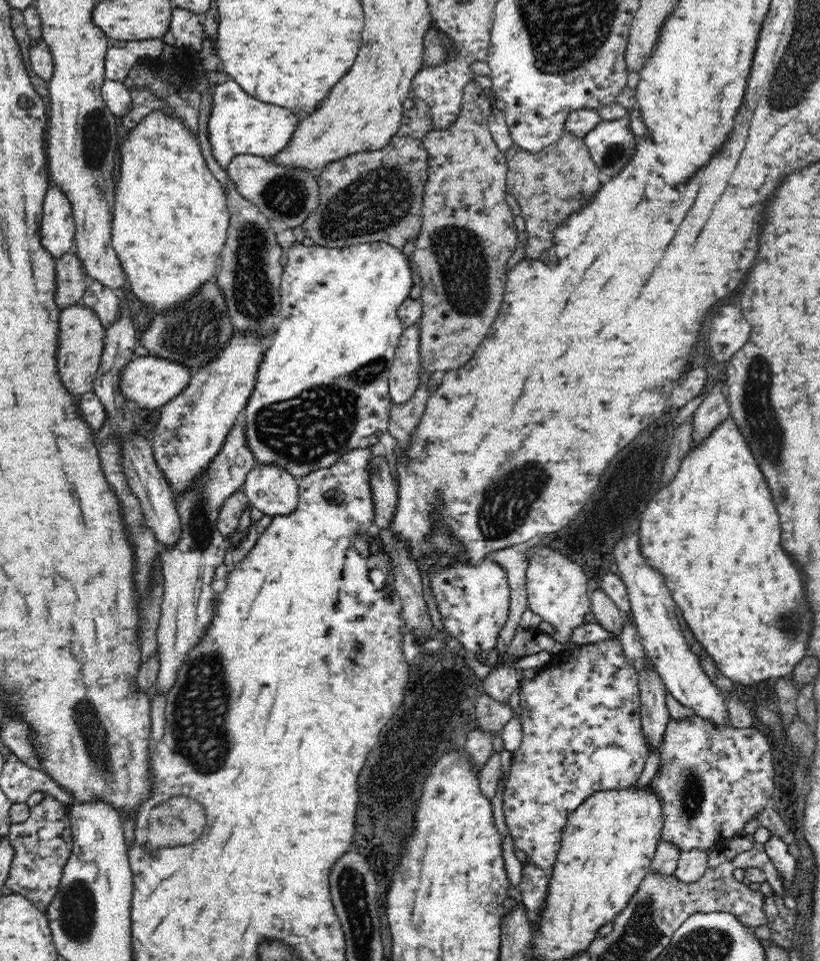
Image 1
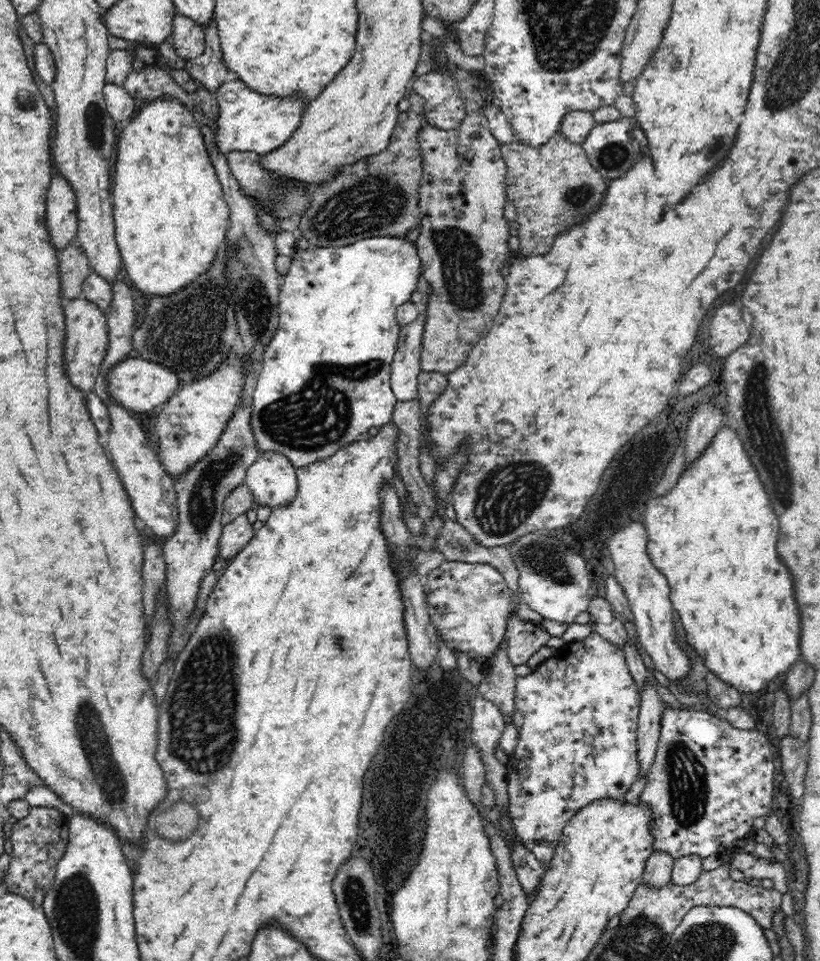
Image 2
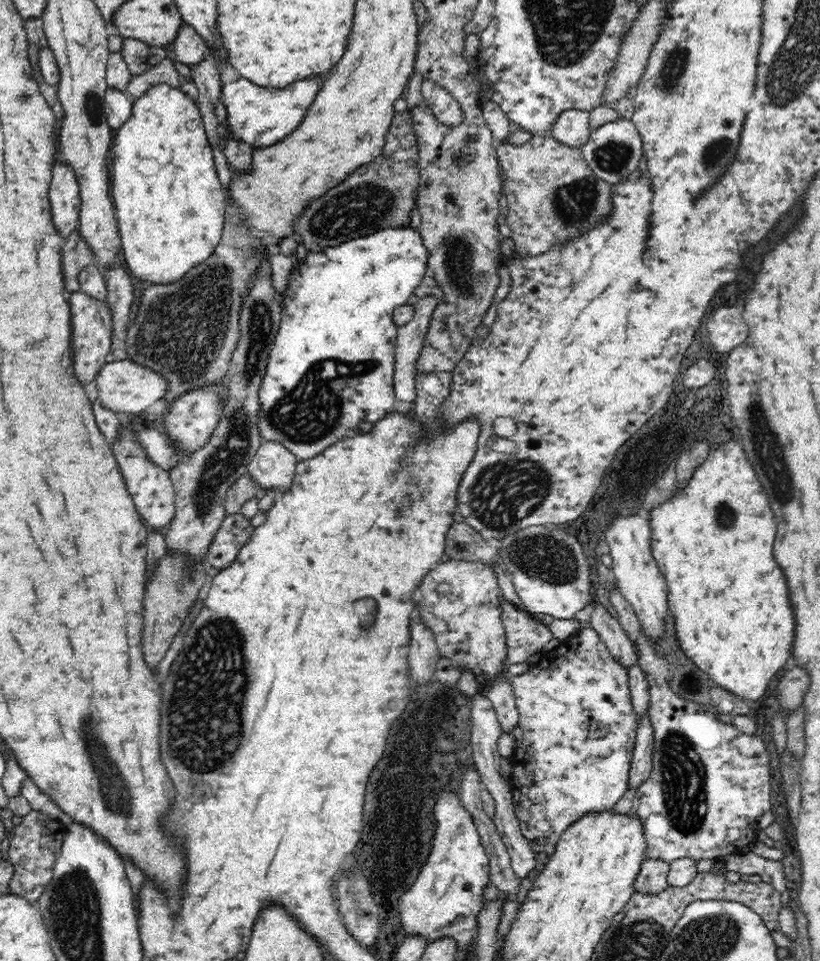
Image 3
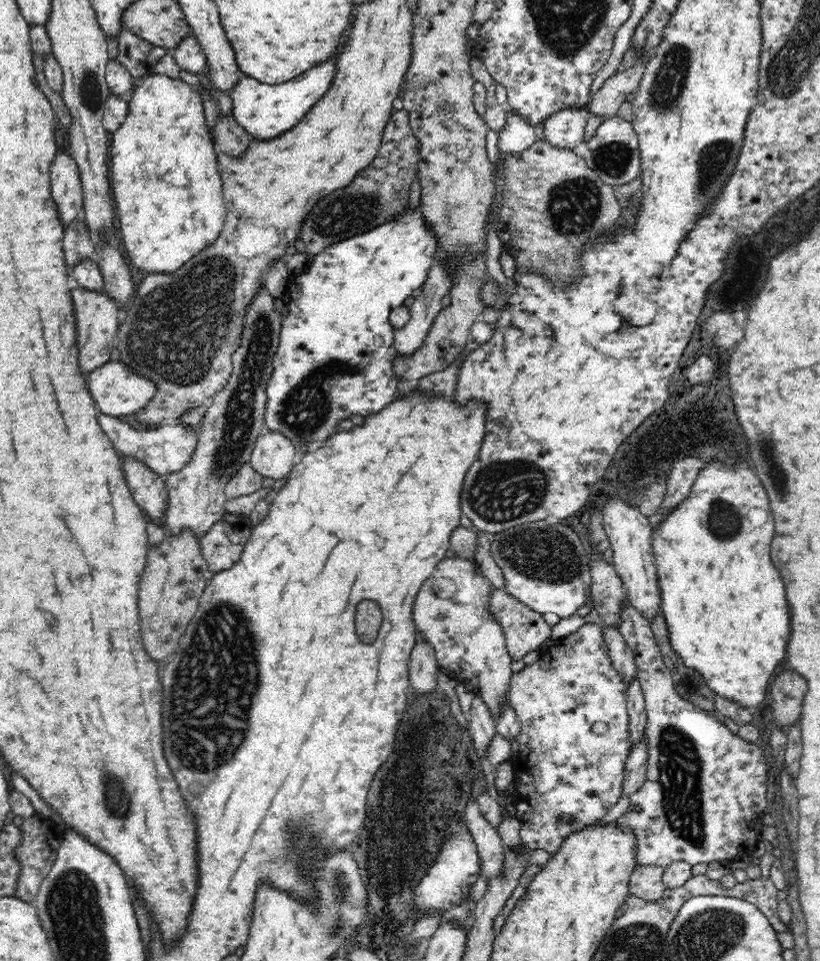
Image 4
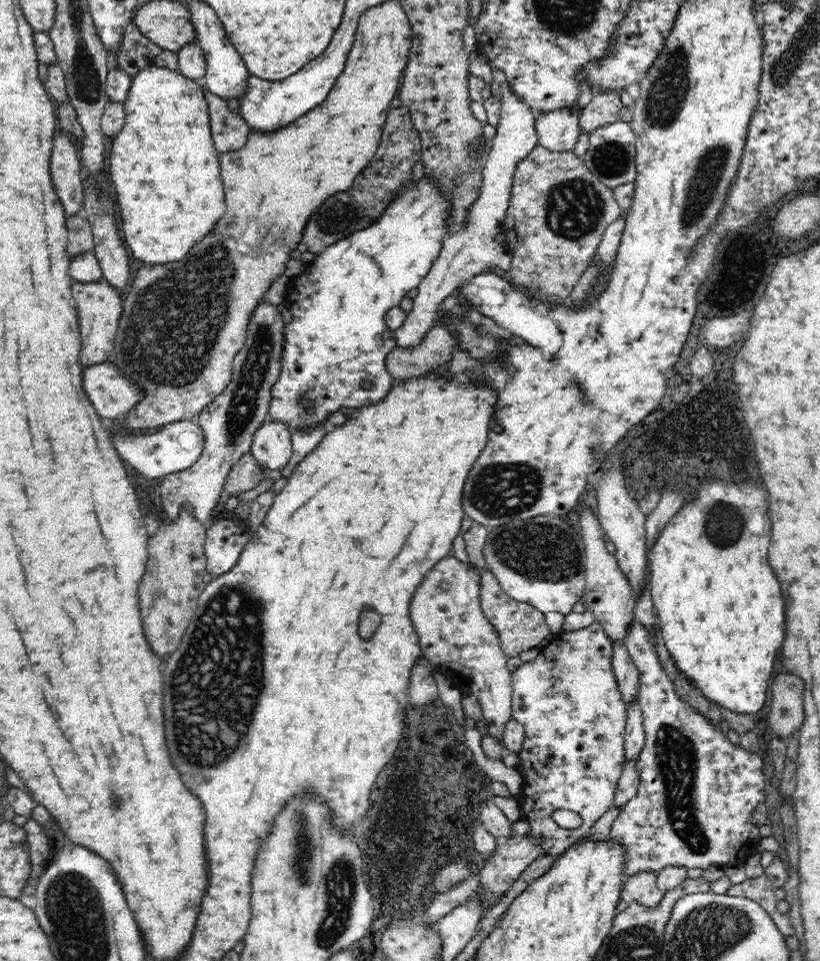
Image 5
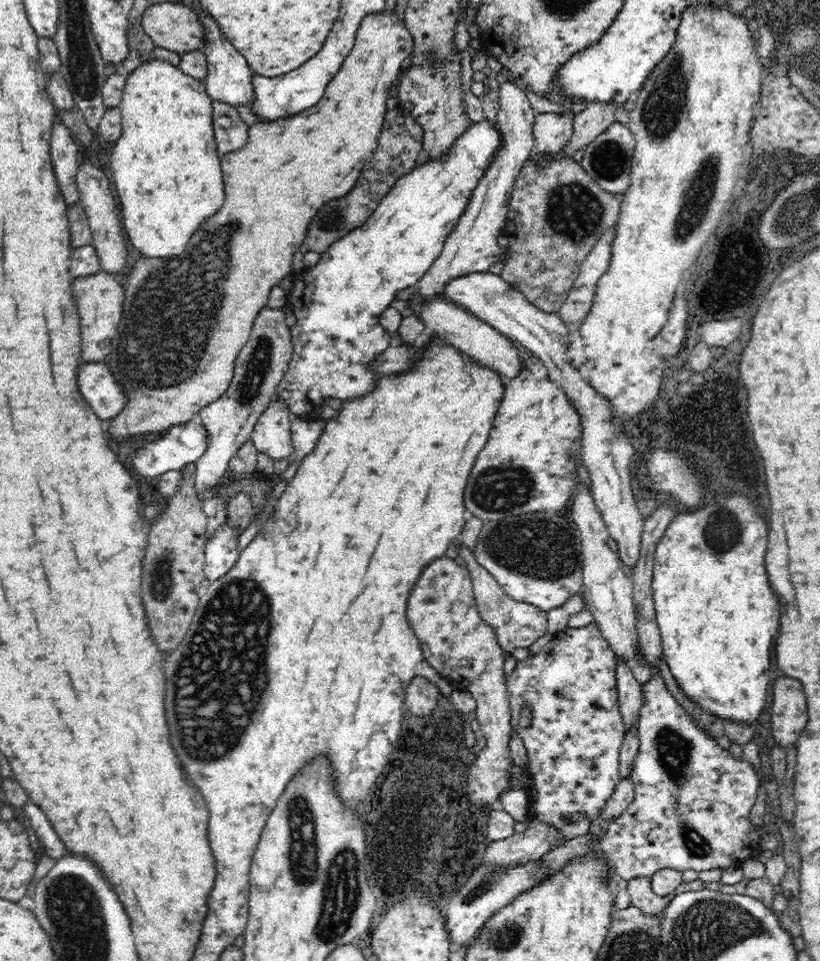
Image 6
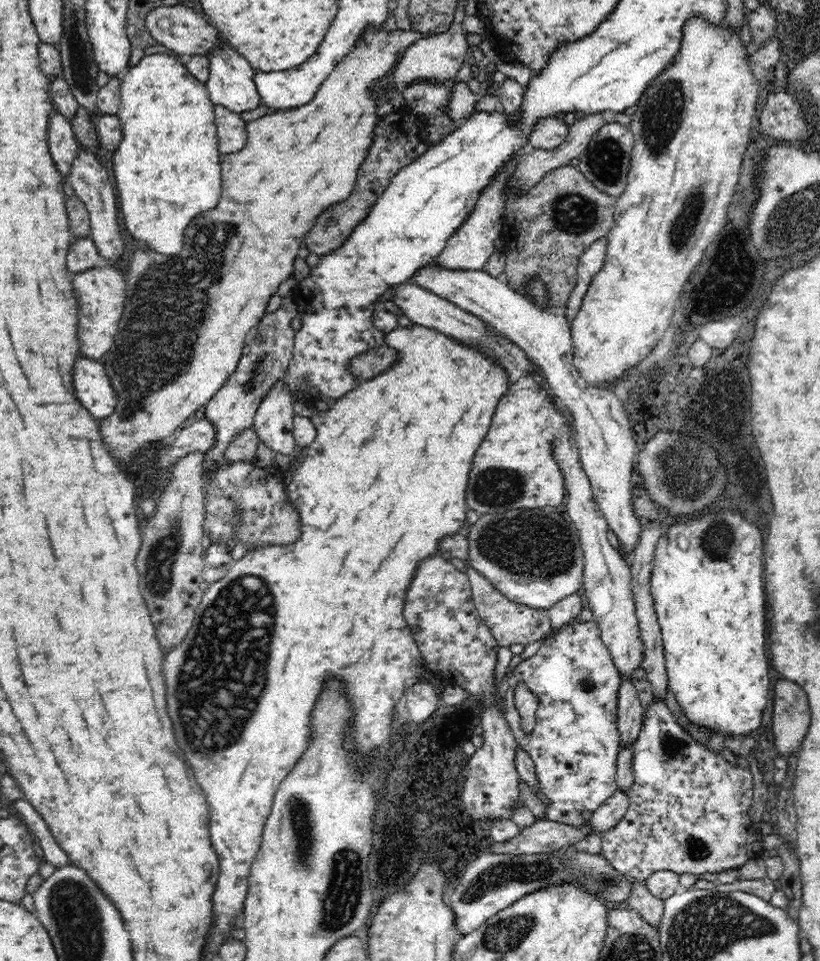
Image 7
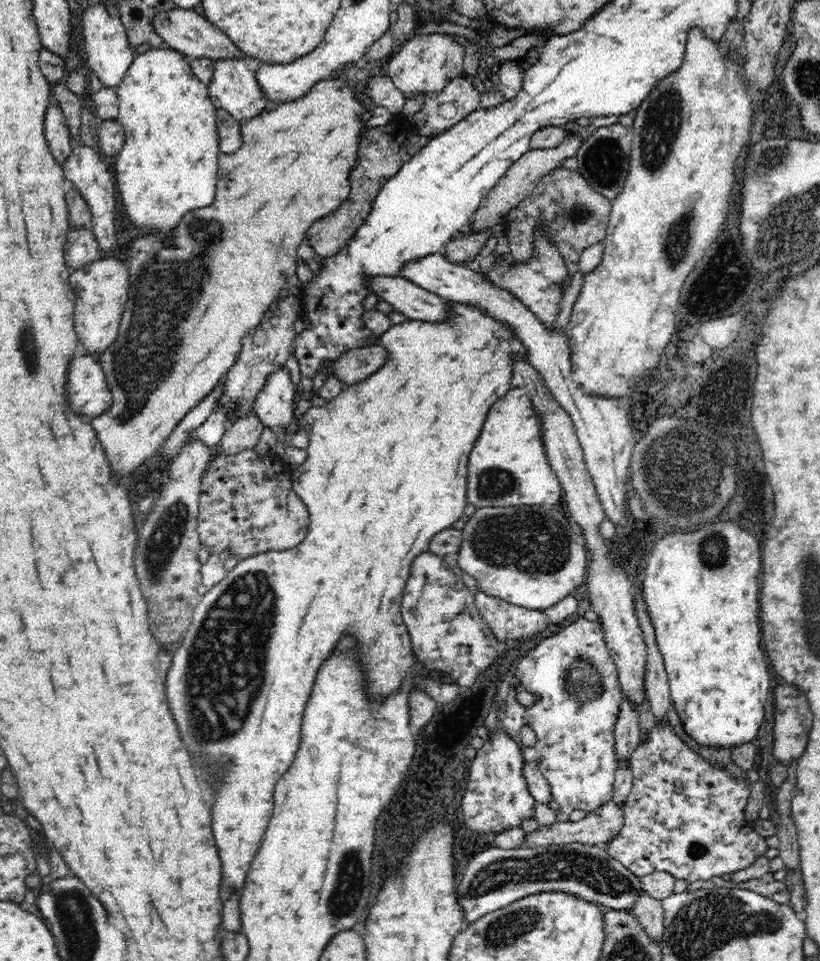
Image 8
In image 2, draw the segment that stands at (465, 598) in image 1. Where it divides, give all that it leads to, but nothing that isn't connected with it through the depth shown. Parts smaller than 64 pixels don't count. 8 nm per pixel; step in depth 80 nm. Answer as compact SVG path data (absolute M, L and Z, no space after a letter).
M444 560L437 568L431 570L423 579L424 593L428 603L428 613L437 629L438 638L442 639L448 649L457 656L463 652L470 659L476 660L485 672L494 658L496 650L506 639L508 614L511 612L511 593L499 570L488 563L467 563Z

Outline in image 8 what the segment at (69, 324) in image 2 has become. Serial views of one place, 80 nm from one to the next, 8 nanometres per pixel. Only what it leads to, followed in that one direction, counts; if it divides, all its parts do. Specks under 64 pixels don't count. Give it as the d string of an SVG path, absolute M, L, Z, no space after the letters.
M109 257L94 260L82 268L74 269L69 277L70 285L76 295L74 328L88 355L94 352L104 352L118 336L121 318L129 297L128 274L124 261Z

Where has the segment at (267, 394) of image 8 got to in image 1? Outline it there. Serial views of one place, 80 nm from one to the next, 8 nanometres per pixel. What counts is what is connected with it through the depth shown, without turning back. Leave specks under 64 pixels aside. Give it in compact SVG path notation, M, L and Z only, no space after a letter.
M275 464L255 465L242 489L251 506L271 517L288 516L299 503L298 481Z

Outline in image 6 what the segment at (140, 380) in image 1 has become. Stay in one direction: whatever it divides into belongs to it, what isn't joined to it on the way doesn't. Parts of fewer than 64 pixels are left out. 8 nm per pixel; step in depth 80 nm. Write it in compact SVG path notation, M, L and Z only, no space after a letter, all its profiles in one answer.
M83 362L77 366L78 389L90 408L104 423L126 406L126 393L105 362Z

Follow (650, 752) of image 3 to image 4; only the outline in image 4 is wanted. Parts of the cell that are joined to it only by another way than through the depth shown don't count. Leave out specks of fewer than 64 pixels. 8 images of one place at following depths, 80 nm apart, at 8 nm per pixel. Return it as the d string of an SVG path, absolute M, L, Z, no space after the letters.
M640 739L631 749L624 768L624 782L622 782L622 795L631 796L648 780L649 747L648 739Z

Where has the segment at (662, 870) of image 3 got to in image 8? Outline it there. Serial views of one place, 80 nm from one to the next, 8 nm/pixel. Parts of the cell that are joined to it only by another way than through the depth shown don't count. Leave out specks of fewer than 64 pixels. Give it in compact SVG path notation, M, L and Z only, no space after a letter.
M642 891L630 910L638 917L638 921L642 923L642 927L646 929L646 933L650 935L652 941L656 941L658 944L666 942L662 902L651 898L646 892Z

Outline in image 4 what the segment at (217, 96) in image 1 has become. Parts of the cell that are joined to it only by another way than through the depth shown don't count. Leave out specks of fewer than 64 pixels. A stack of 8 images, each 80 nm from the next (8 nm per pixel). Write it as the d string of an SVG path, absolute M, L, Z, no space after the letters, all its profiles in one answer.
M334 54L330 56L326 62L320 62L316 66L312 66L308 70L300 74L300 78L292 78L288 82L282 82L276 85L264 84L258 82L255 78L242 76L242 78L229 90L230 98L232 98L232 111L231 115L234 120L244 128L244 130L252 137L252 140L256 141L268 141L273 140L275 137L288 132L292 126L296 126L306 113L314 106L319 98L331 87L337 65L337 56L340 54Z

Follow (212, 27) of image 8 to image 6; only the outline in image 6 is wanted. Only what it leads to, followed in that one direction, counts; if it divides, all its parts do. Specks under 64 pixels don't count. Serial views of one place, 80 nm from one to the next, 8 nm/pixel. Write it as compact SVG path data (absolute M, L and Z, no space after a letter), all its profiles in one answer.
M166 2L149 6L143 12L141 23L157 47L177 53L203 48L203 24L186 5Z

